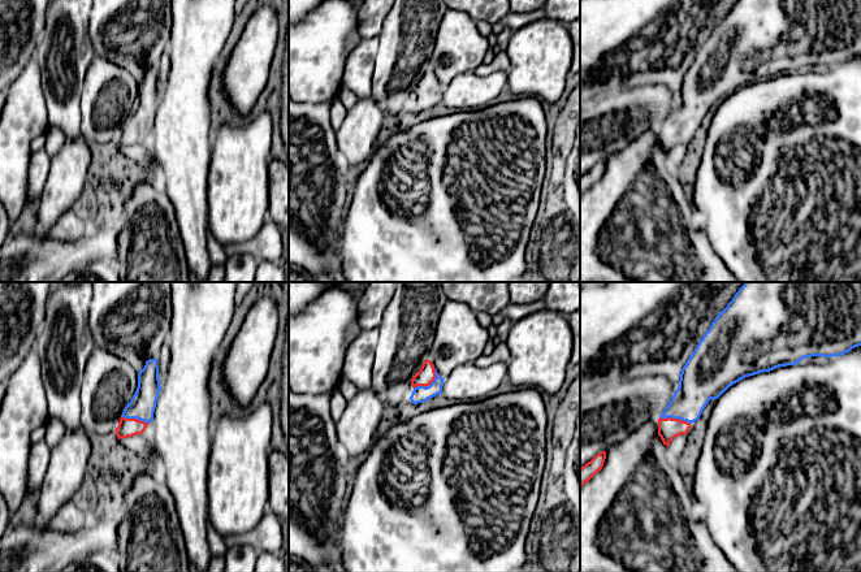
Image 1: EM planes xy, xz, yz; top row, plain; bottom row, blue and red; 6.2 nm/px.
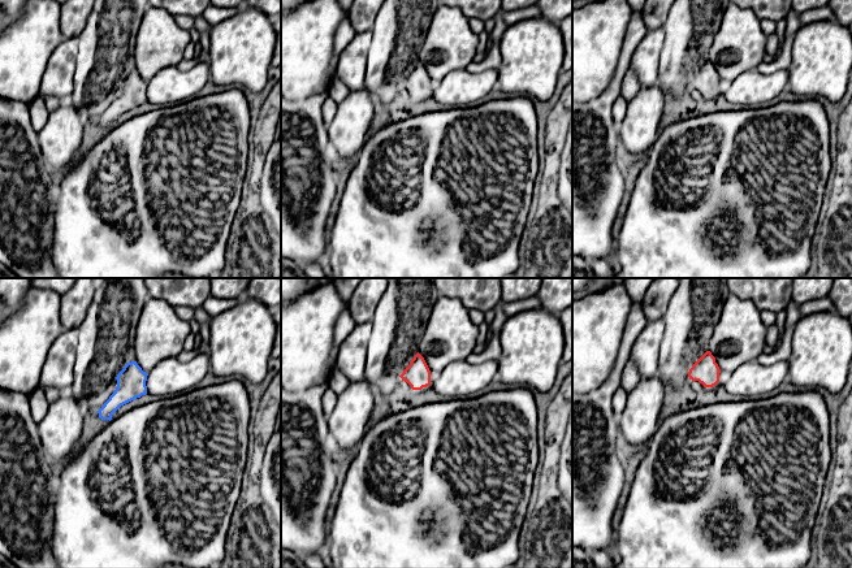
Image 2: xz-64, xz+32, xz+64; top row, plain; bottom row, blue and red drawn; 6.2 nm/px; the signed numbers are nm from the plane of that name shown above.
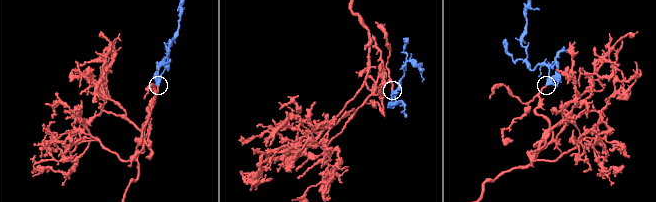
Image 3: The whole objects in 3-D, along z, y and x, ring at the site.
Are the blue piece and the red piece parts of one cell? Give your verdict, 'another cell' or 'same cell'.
same cell

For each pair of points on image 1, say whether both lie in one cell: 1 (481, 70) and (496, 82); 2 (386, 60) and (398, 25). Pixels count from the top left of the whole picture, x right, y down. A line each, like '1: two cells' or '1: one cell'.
1: two cells
2: one cell

